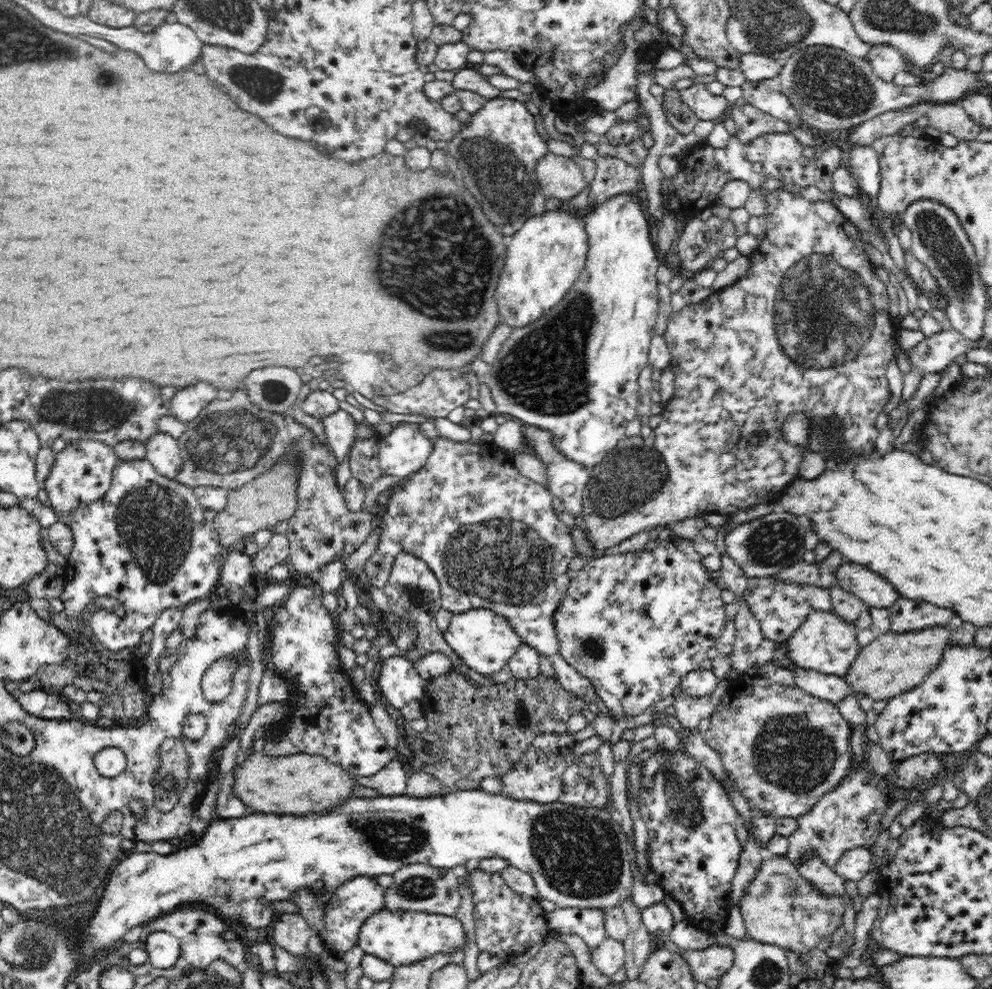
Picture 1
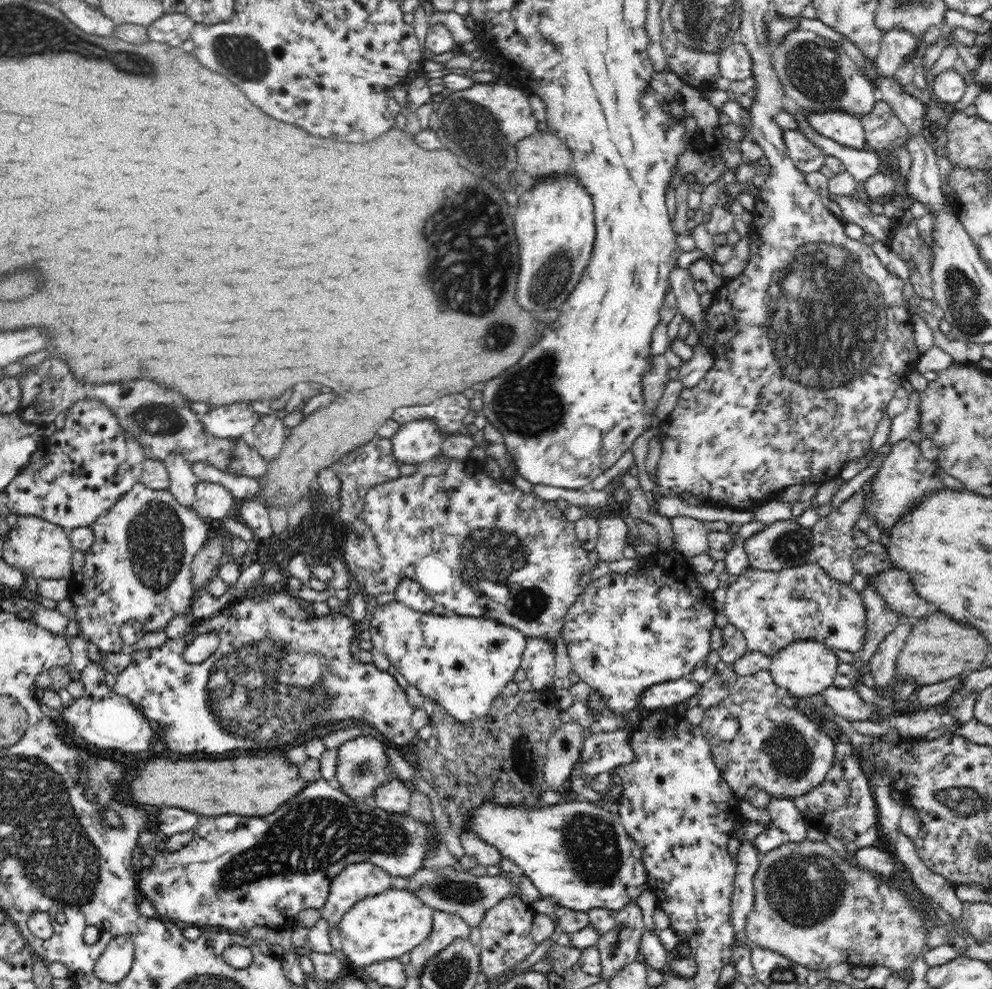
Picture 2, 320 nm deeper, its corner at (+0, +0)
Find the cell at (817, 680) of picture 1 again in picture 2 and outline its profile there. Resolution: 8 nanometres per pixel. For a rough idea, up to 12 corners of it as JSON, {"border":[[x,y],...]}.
{"border":[[830,685],[826,705],[850,722],[872,720],[875,706],[852,688]]}

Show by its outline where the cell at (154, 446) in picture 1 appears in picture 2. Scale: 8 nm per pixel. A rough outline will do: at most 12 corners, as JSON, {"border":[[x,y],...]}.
{"border":[[178,453],[163,464],[169,492],[180,506],[192,509],[199,479]]}

